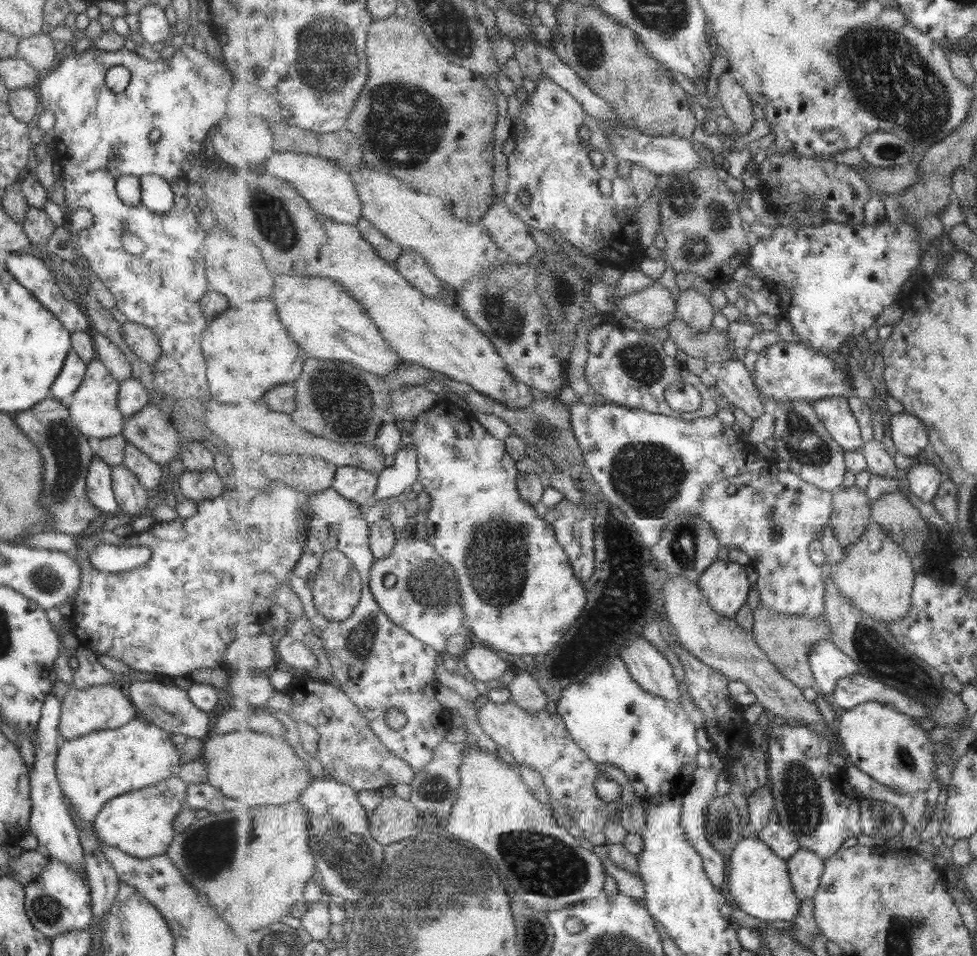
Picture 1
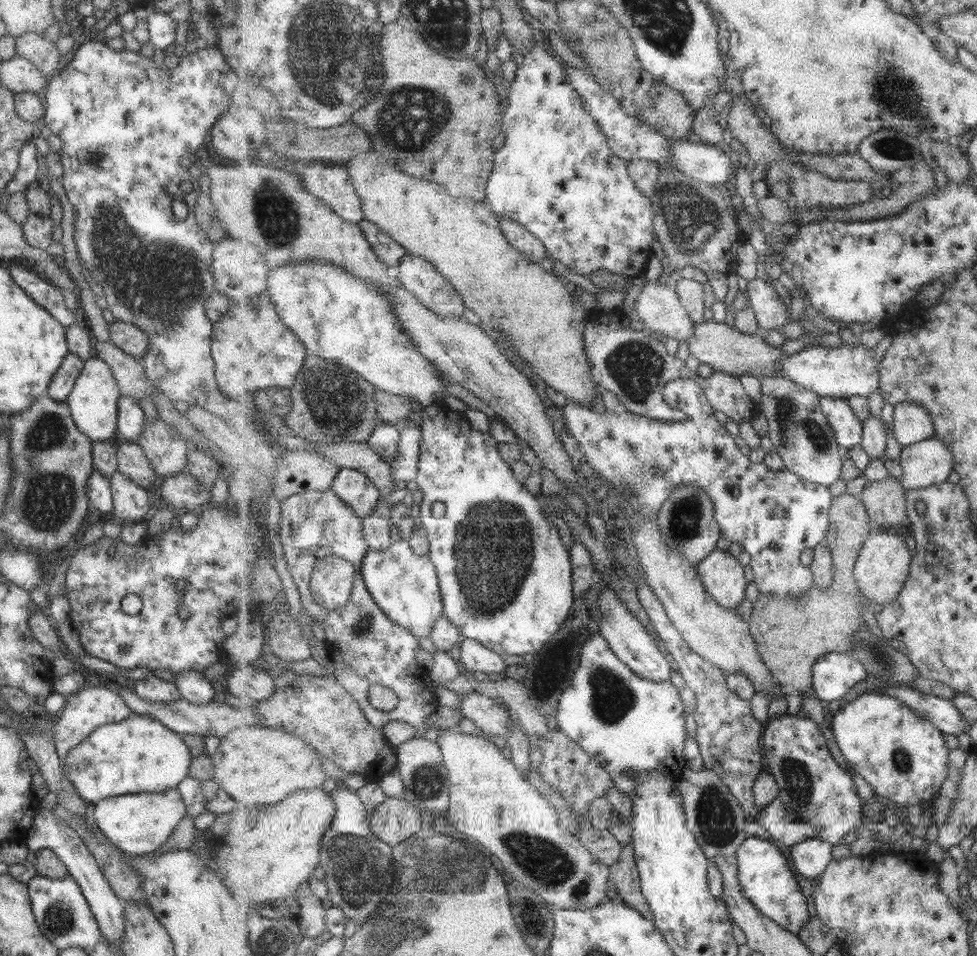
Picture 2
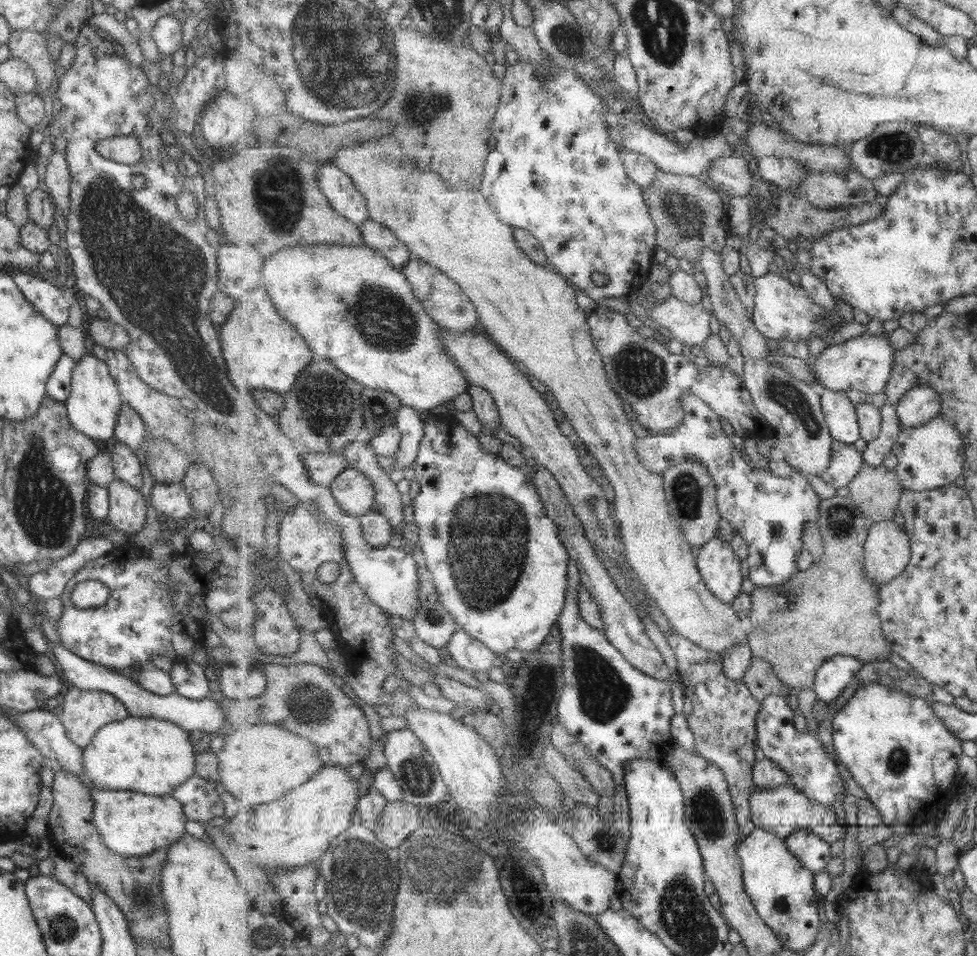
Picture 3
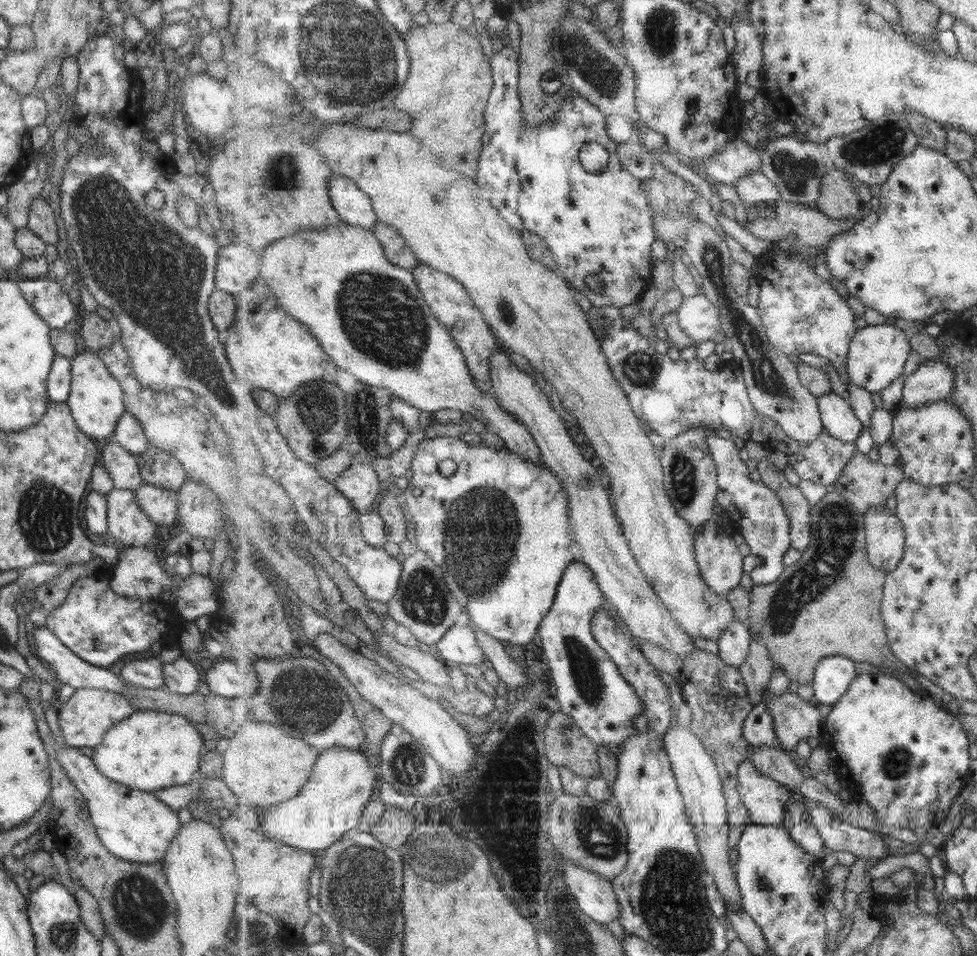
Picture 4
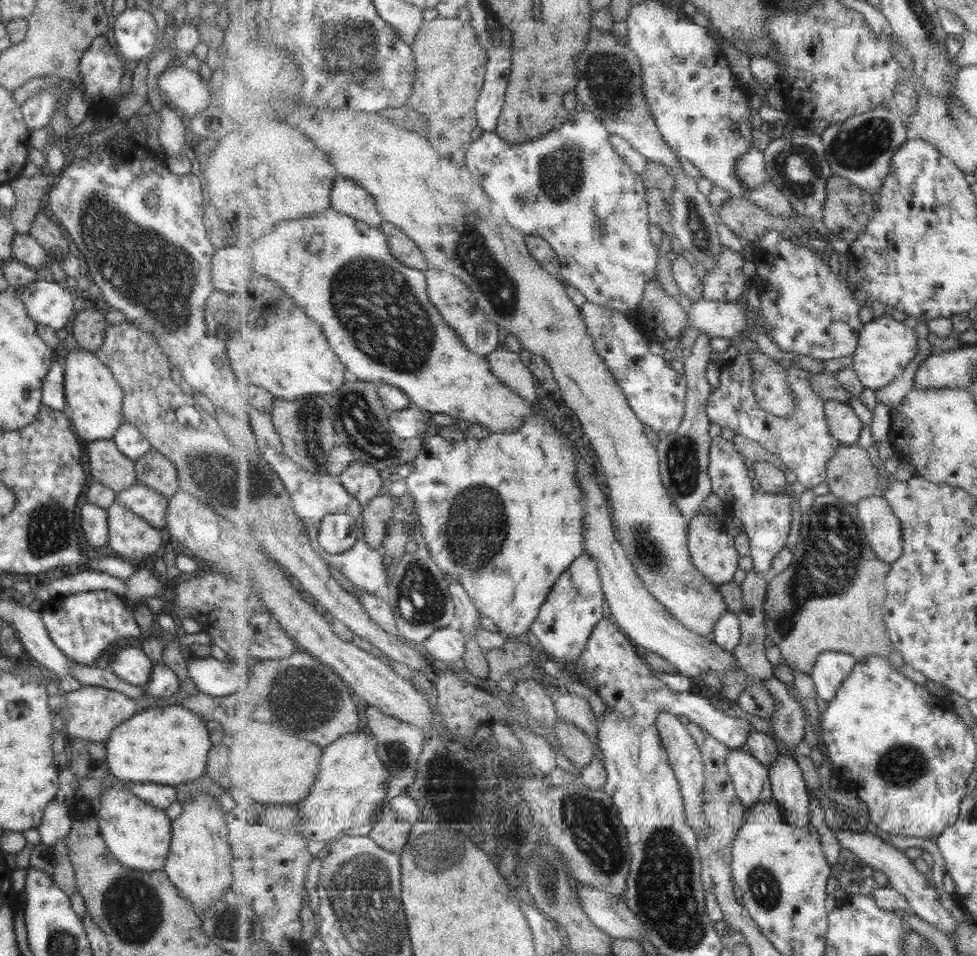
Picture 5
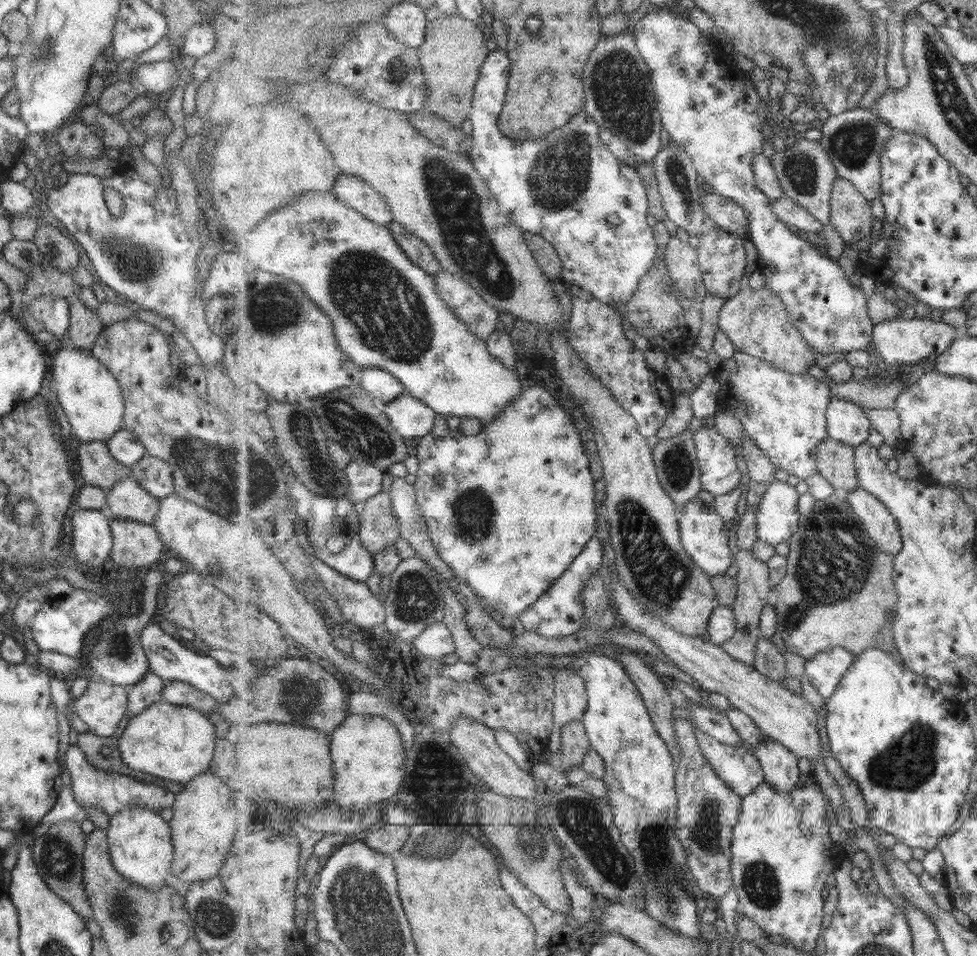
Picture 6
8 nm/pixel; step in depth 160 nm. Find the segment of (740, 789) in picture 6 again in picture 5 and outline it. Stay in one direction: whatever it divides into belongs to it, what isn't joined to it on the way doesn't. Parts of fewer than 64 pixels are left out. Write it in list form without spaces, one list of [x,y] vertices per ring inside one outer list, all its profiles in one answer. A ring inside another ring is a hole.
[[[747,749],[729,751],[728,769],[737,795],[747,808],[774,799],[768,768]]]

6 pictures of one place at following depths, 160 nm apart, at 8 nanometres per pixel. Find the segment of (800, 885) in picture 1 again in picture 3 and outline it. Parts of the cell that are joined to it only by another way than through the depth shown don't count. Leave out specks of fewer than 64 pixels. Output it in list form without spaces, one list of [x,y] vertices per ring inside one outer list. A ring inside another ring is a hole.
[[[796,830],[786,840],[790,851],[814,874],[825,870],[831,862],[831,843],[812,832]]]

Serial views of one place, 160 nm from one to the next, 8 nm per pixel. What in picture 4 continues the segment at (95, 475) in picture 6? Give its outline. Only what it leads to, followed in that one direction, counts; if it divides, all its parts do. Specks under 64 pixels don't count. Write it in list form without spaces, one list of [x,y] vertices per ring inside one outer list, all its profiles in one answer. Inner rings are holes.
[[[110,442],[101,448],[99,462],[111,478],[113,489],[134,491],[143,484],[138,456],[129,454],[117,443]]]

